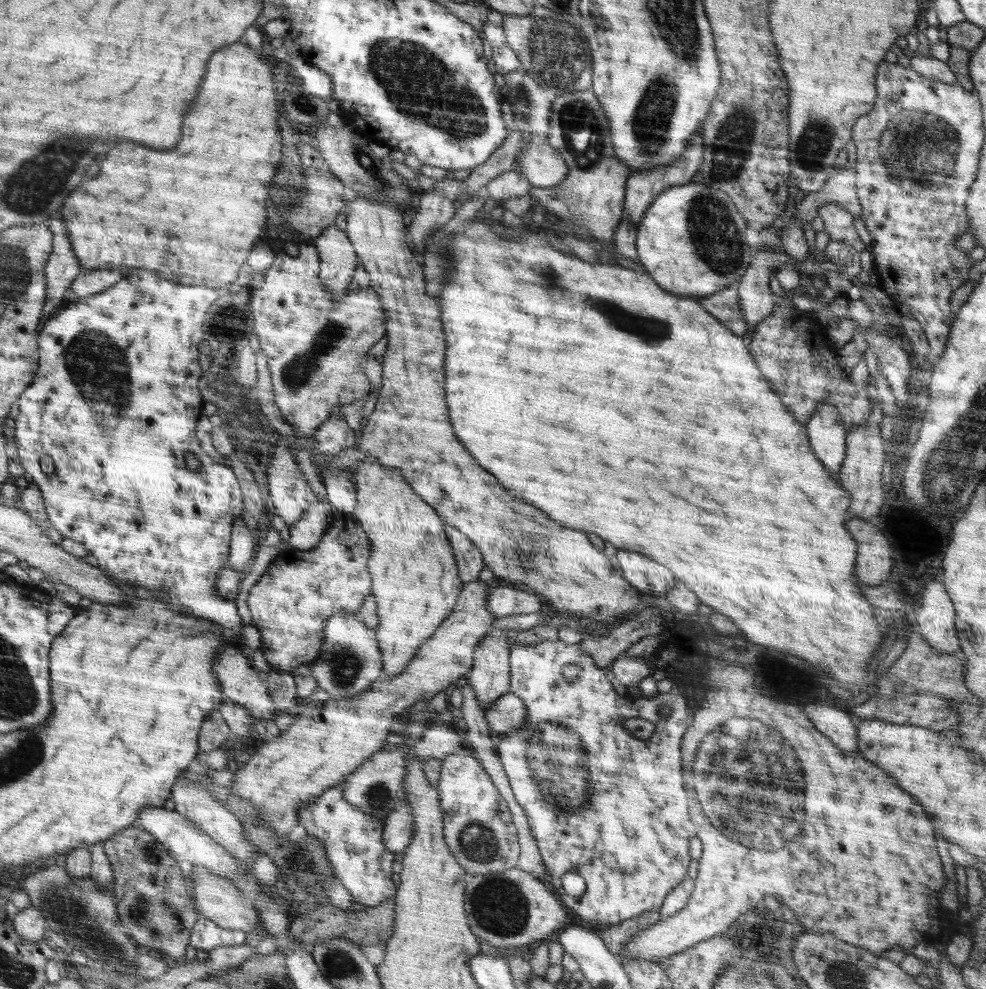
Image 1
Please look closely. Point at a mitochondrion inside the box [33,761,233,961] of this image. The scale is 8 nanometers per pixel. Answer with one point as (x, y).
(142, 911)

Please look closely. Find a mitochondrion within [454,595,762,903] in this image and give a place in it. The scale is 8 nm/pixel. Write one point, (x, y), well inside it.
(560, 749)

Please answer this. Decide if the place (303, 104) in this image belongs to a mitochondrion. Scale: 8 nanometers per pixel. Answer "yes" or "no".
yes

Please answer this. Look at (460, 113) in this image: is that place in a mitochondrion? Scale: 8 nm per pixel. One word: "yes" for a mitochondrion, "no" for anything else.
yes

